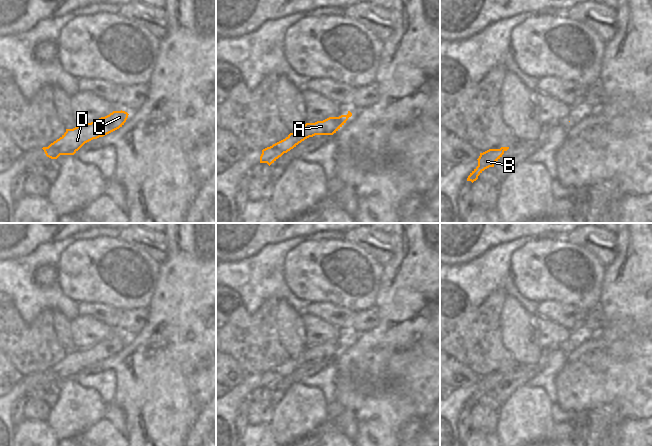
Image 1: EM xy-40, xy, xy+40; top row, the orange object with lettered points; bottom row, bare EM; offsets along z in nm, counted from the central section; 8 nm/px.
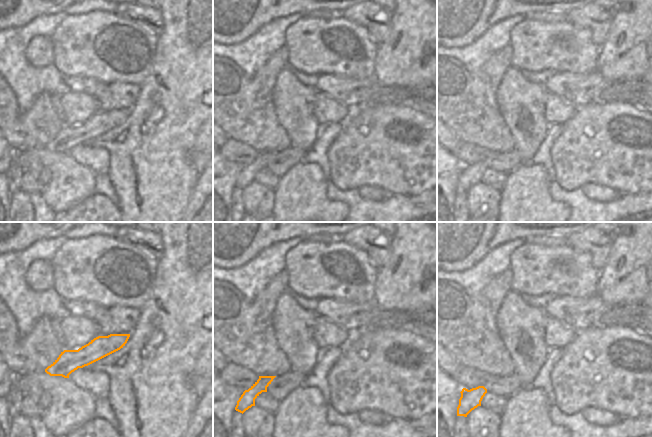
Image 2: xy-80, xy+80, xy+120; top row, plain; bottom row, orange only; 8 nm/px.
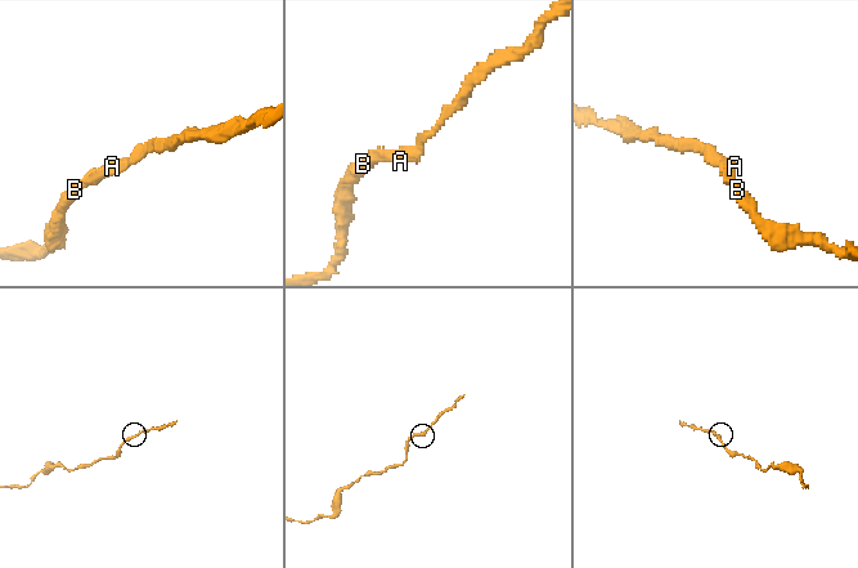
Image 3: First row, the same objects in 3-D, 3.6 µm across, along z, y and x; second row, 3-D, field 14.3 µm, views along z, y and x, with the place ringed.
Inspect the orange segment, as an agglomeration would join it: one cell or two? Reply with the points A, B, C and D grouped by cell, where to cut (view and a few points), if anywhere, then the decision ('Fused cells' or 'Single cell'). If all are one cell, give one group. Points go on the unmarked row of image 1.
Groups: A B C D. No split. Single cell

